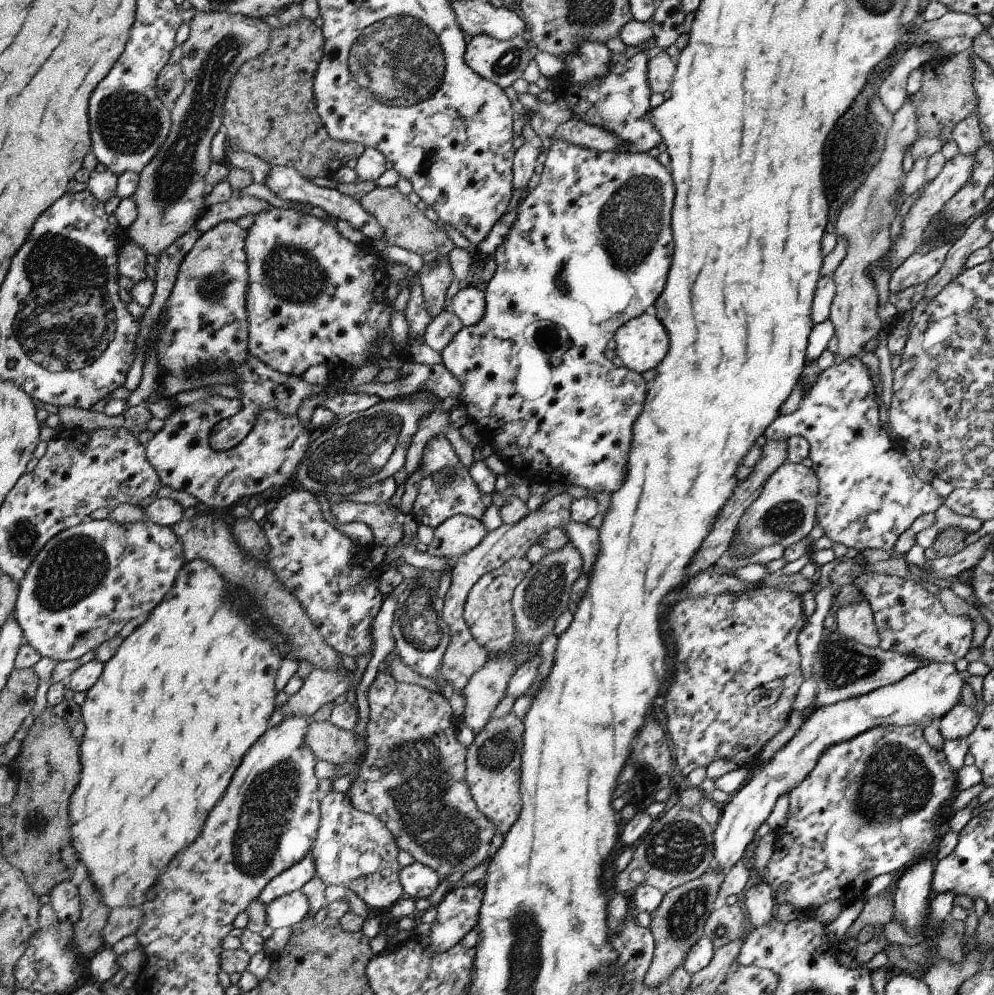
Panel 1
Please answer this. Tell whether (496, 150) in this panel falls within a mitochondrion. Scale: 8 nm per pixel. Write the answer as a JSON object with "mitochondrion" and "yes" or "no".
{"mitochondrion":"no"}

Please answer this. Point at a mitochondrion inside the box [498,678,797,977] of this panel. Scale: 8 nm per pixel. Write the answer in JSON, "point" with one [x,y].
{"point":[679,847]}

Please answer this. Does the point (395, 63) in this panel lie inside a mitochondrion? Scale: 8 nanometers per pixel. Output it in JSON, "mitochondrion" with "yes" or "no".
{"mitochondrion":"yes"}

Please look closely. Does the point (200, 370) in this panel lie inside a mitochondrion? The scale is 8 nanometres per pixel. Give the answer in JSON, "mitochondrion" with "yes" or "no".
{"mitochondrion":"no"}

